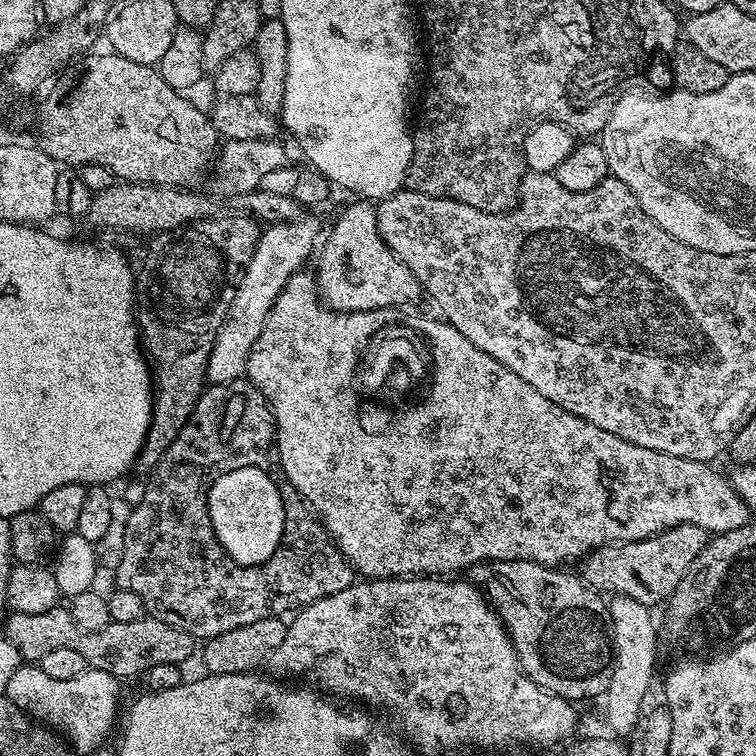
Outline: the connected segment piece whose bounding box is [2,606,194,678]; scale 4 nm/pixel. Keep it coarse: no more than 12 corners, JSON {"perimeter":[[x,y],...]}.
{"perimeter":[[67,607],[12,612],[9,640],[28,662],[78,650],[125,678],[183,665],[194,637],[145,618],[83,632]]}

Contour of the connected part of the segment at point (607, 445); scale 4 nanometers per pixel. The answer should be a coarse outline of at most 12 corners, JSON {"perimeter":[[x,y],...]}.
{"perimeter":[[295,272],[250,350],[361,577],[568,566],[748,503],[443,318],[421,404],[340,401],[392,308]]}

